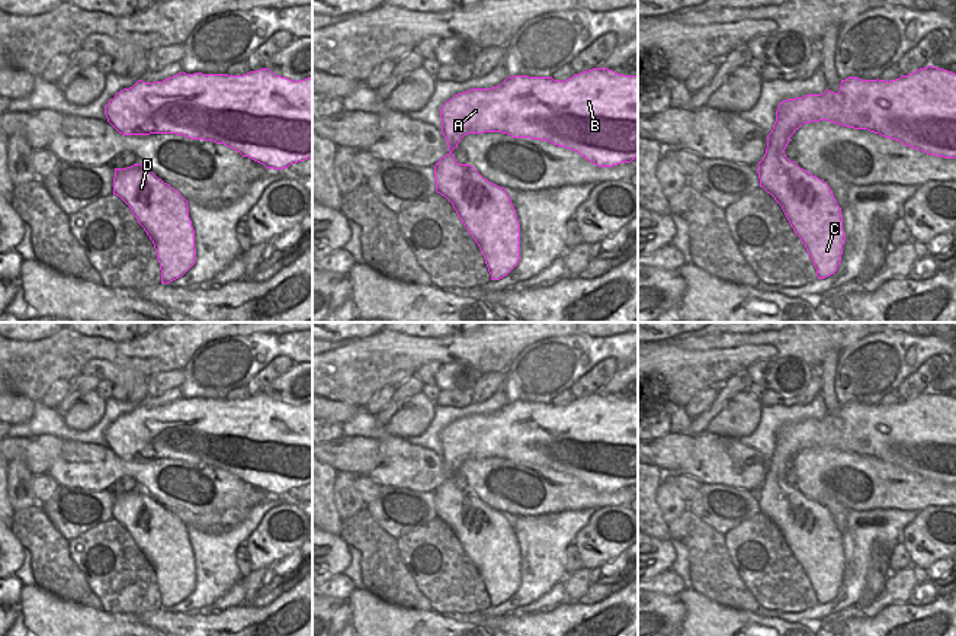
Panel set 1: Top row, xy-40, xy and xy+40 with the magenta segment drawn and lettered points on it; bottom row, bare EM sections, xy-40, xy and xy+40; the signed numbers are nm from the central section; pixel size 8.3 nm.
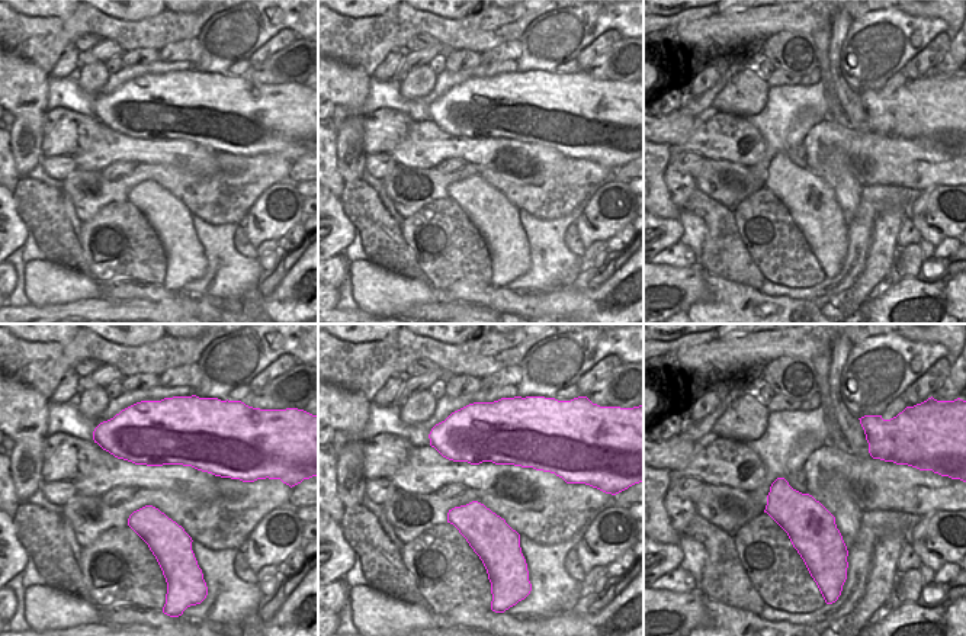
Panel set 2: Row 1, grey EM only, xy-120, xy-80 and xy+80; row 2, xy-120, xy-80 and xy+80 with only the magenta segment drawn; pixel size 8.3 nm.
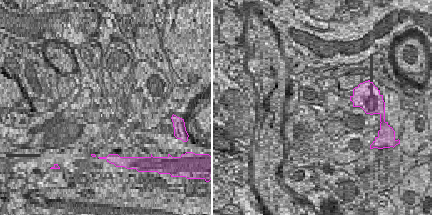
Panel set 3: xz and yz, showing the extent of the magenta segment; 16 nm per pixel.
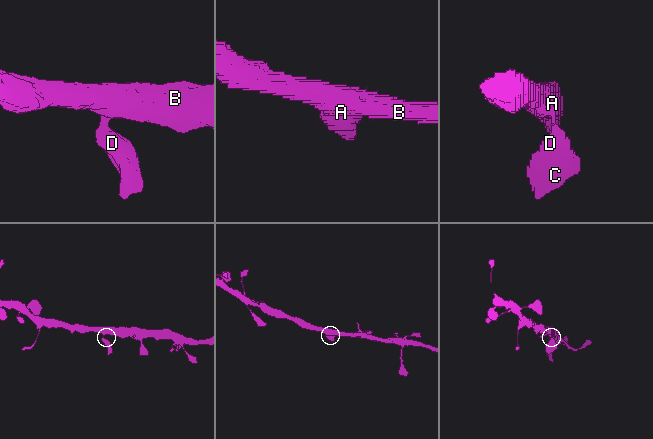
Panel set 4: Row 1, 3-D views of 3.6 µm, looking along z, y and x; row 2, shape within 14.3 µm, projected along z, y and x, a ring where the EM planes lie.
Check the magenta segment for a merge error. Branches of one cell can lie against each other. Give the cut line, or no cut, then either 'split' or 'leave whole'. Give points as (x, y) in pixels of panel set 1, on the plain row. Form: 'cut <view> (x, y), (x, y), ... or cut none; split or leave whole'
cut none; leave whole

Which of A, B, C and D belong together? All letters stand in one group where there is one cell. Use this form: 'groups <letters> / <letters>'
groups A B C D

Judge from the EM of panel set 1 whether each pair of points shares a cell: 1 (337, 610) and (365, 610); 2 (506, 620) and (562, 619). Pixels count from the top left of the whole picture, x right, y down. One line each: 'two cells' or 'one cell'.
1: two cells
2: one cell

